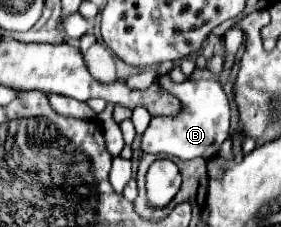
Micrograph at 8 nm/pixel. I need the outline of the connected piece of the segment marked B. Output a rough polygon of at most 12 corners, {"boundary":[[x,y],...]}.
{"boundary":[[214,79],[160,85],[182,111],[156,117],[142,149],[212,159],[230,135],[230,103]]}

